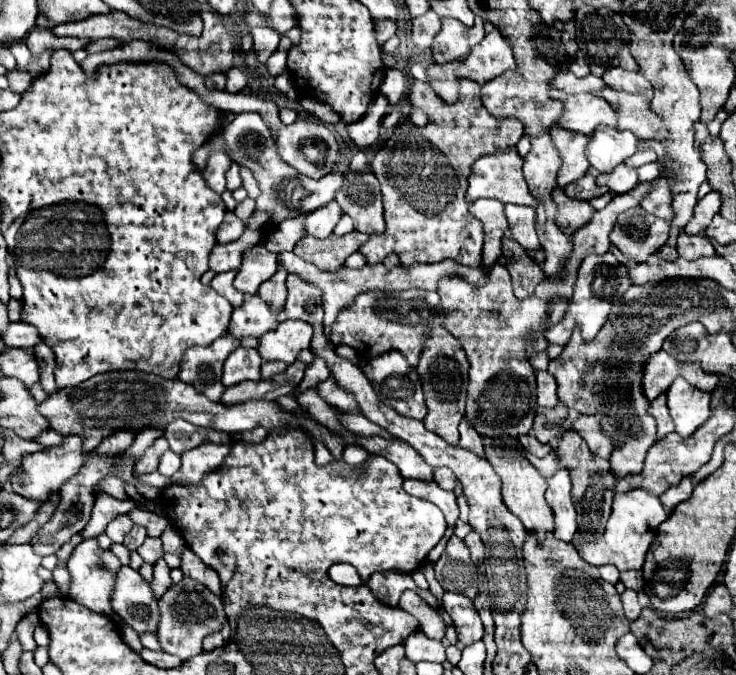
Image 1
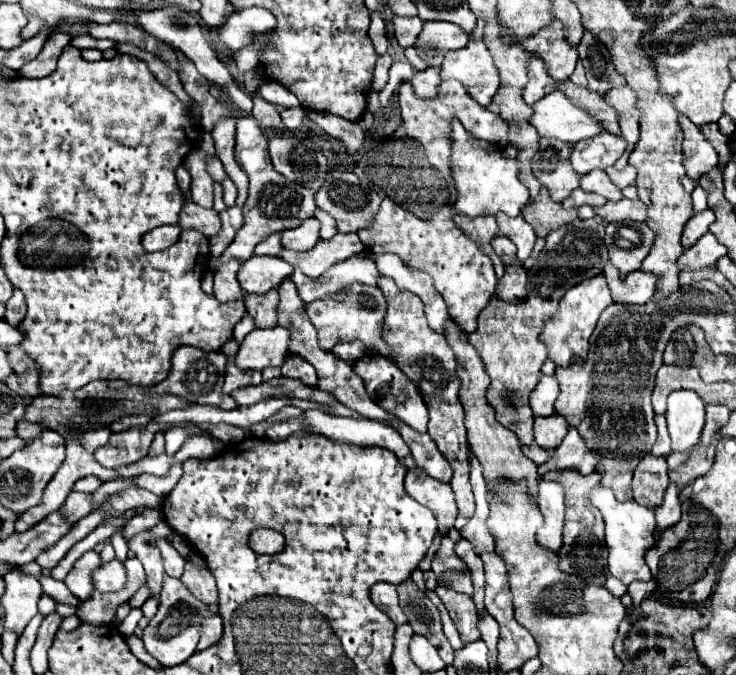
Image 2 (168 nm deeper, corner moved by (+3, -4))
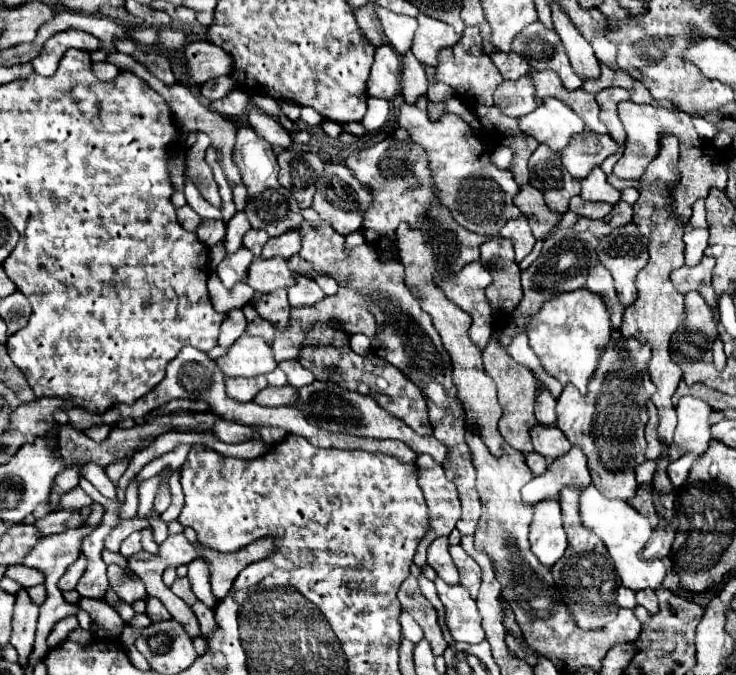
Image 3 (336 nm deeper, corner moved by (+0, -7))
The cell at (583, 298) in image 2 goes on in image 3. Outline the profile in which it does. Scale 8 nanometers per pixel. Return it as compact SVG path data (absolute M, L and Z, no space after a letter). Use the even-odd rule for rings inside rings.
M587 289L559 293L545 301L541 309L527 319L527 337L531 349L541 359L543 369L561 381L561 385L571 383L585 395L587 383L599 365L599 349L603 349L611 337L609 311L603 299Z

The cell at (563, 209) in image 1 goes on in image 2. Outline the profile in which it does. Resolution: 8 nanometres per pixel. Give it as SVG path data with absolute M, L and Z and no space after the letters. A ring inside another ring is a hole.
M542 186L540 194L532 204L526 204L522 210L526 222L534 228L536 236L544 238L550 234L550 230L558 230L560 226L566 226L578 218L578 210L570 208L566 210L560 202L554 202L548 194L548 190Z

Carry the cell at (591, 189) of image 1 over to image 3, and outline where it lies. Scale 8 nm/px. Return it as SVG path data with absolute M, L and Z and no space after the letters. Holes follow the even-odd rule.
M581 197L571 199L571 211L575 211L581 217L587 217L587 219L603 219L609 215L611 209L613 209L613 205L609 205L609 203L591 203L591 201L583 201Z

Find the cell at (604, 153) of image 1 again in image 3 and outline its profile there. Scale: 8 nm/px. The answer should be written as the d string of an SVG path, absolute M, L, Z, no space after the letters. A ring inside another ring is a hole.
M585 131L573 137L565 149L561 149L561 163L575 179L583 179L591 173L593 167L601 165L617 149L619 145L609 135Z

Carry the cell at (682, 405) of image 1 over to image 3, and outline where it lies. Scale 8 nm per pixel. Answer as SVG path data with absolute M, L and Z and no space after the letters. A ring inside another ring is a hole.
M681 397L677 405L677 429L673 443L669 447L669 461L683 457L685 453L703 455L709 447L709 415L713 413L711 405L697 397Z

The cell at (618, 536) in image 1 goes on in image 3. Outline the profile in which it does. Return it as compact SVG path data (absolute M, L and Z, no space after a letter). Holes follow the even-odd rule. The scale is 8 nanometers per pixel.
M593 485L583 489L581 501L579 501L579 513L581 513L583 527L593 531L605 543L605 547L607 547L613 563L615 563L615 569L617 569L625 587L629 587L633 591L639 591L639 589L645 589L645 587L657 589L663 583L663 579L669 571L669 561L667 559L655 559L655 561L639 559L639 553L641 553L643 545L647 543L647 539L653 533L653 527L649 525L647 517L637 513L623 499L603 497Z

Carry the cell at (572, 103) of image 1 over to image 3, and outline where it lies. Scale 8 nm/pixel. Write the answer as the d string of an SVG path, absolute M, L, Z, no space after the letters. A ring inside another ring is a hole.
M545 97L543 103L529 115L519 119L521 133L535 137L539 143L549 145L553 151L561 151L571 135L585 129L581 117L565 103L553 97Z

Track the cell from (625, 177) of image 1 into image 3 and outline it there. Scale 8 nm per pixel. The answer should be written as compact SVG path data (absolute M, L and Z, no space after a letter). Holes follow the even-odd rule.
M595 167L581 183L581 197L585 201L607 201L607 203L617 203L621 199L621 193L611 187L605 179L605 173L601 167Z

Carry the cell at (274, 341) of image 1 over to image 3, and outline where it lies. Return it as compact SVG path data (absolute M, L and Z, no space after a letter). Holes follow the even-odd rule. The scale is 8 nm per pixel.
M243 333L229 347L227 355L217 359L217 367L225 377L257 377L271 373L277 363L273 359L271 345L267 345L261 337L251 337Z

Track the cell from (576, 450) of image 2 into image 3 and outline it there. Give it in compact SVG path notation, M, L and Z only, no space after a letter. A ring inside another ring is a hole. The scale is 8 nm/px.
M573 447L569 453L557 457L549 463L543 475L533 477L523 487L523 501L529 505L537 505L545 499L559 499L559 493L565 485L575 485L585 489L591 483L591 475L587 469L587 457L581 449Z

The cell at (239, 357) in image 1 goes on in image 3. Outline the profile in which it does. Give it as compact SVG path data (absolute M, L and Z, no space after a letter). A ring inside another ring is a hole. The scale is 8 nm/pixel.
M263 375L259 377L231 377L225 381L227 395L237 401L253 401L253 397L267 387L267 379Z

